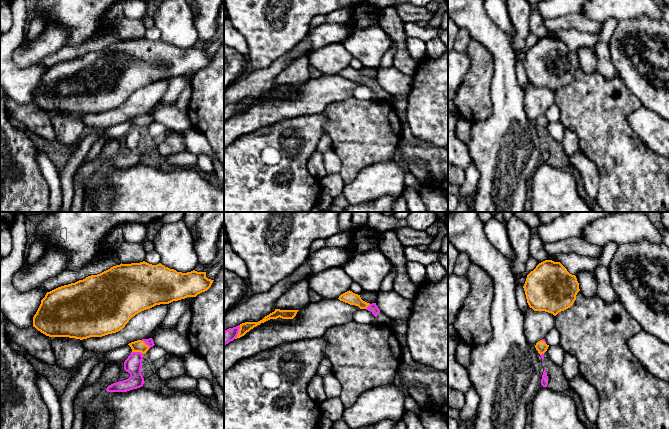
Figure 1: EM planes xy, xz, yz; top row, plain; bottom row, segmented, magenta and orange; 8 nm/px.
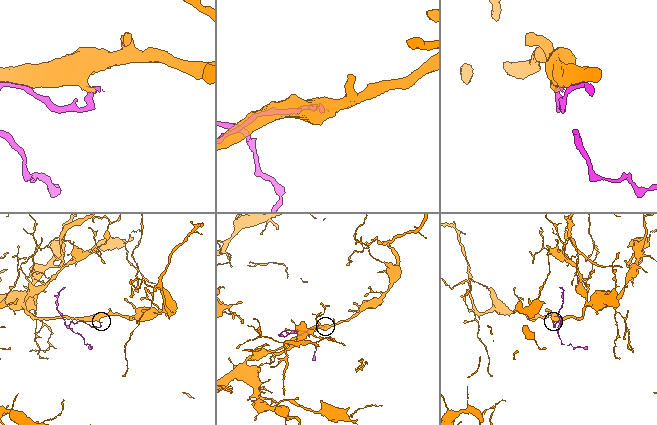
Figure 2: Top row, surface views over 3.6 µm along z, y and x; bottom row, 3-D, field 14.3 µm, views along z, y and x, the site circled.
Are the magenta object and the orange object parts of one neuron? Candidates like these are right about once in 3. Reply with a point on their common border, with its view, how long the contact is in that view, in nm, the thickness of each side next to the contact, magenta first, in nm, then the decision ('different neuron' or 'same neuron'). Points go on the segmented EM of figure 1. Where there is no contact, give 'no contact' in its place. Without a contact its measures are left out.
meets magenta in xy at (146, 344); contact 100 nm long; 60 nm thick on the magenta side, 100 nm on the other; different neuron

